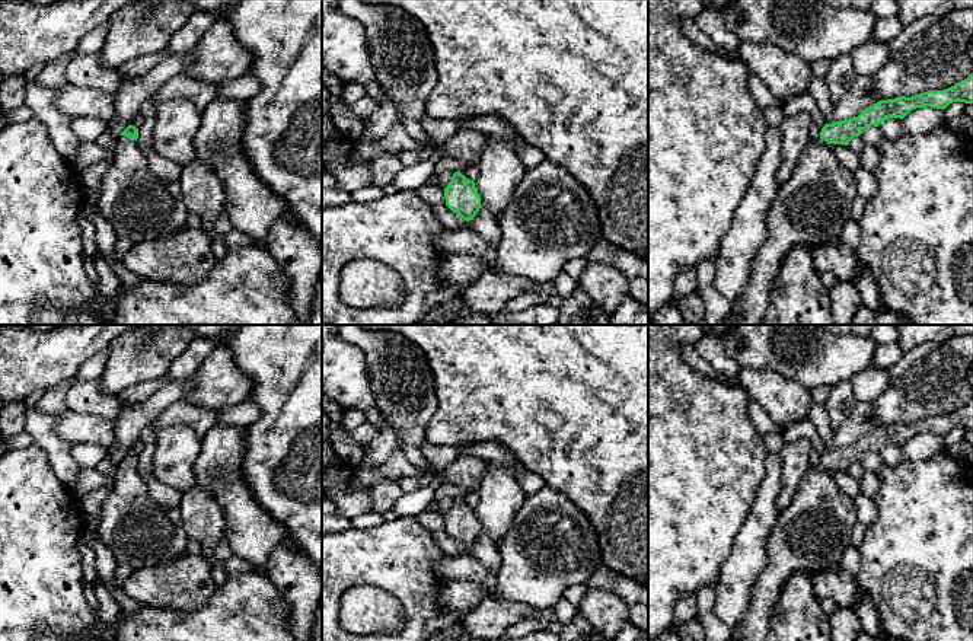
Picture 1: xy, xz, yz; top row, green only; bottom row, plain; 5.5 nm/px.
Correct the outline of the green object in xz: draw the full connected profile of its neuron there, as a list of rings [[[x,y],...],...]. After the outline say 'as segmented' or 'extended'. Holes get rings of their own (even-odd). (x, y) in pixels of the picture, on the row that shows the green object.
[[[454,172],[452,181],[444,188],[446,205],[463,220],[473,220],[481,208],[481,197],[475,182],[460,172]]] | as segmented

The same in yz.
[[[973,73],[944,90],[928,90],[910,98],[878,101],[858,117],[826,124],[817,141],[810,141],[776,194],[768,216],[768,236],[756,252],[746,291],[731,302],[731,315],[718,325],[759,325],[769,304],[781,262],[794,246],[832,243],[852,219],[856,194],[854,172],[839,163],[829,146],[848,146],[867,127],[889,118],[903,119],[916,108],[944,109],[953,102],[973,103]]] | extended

